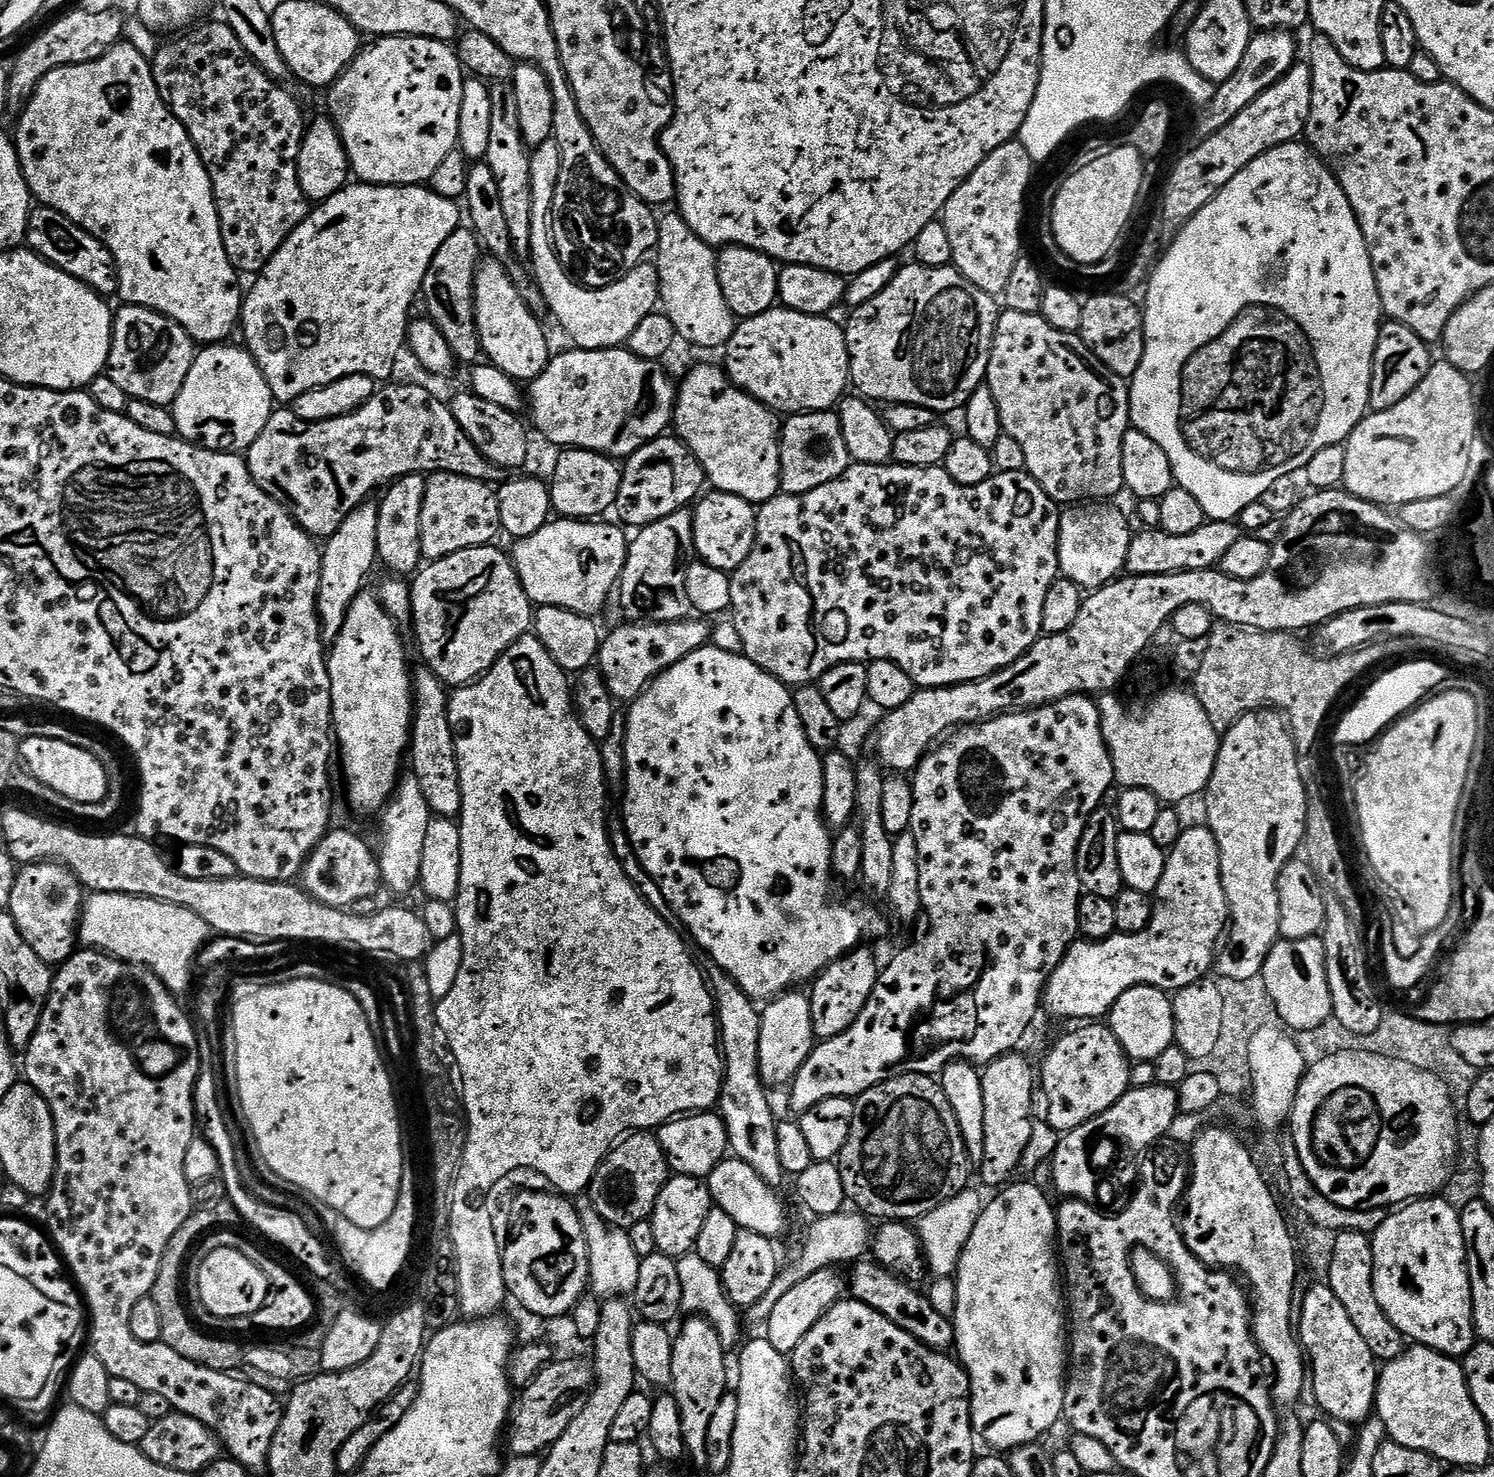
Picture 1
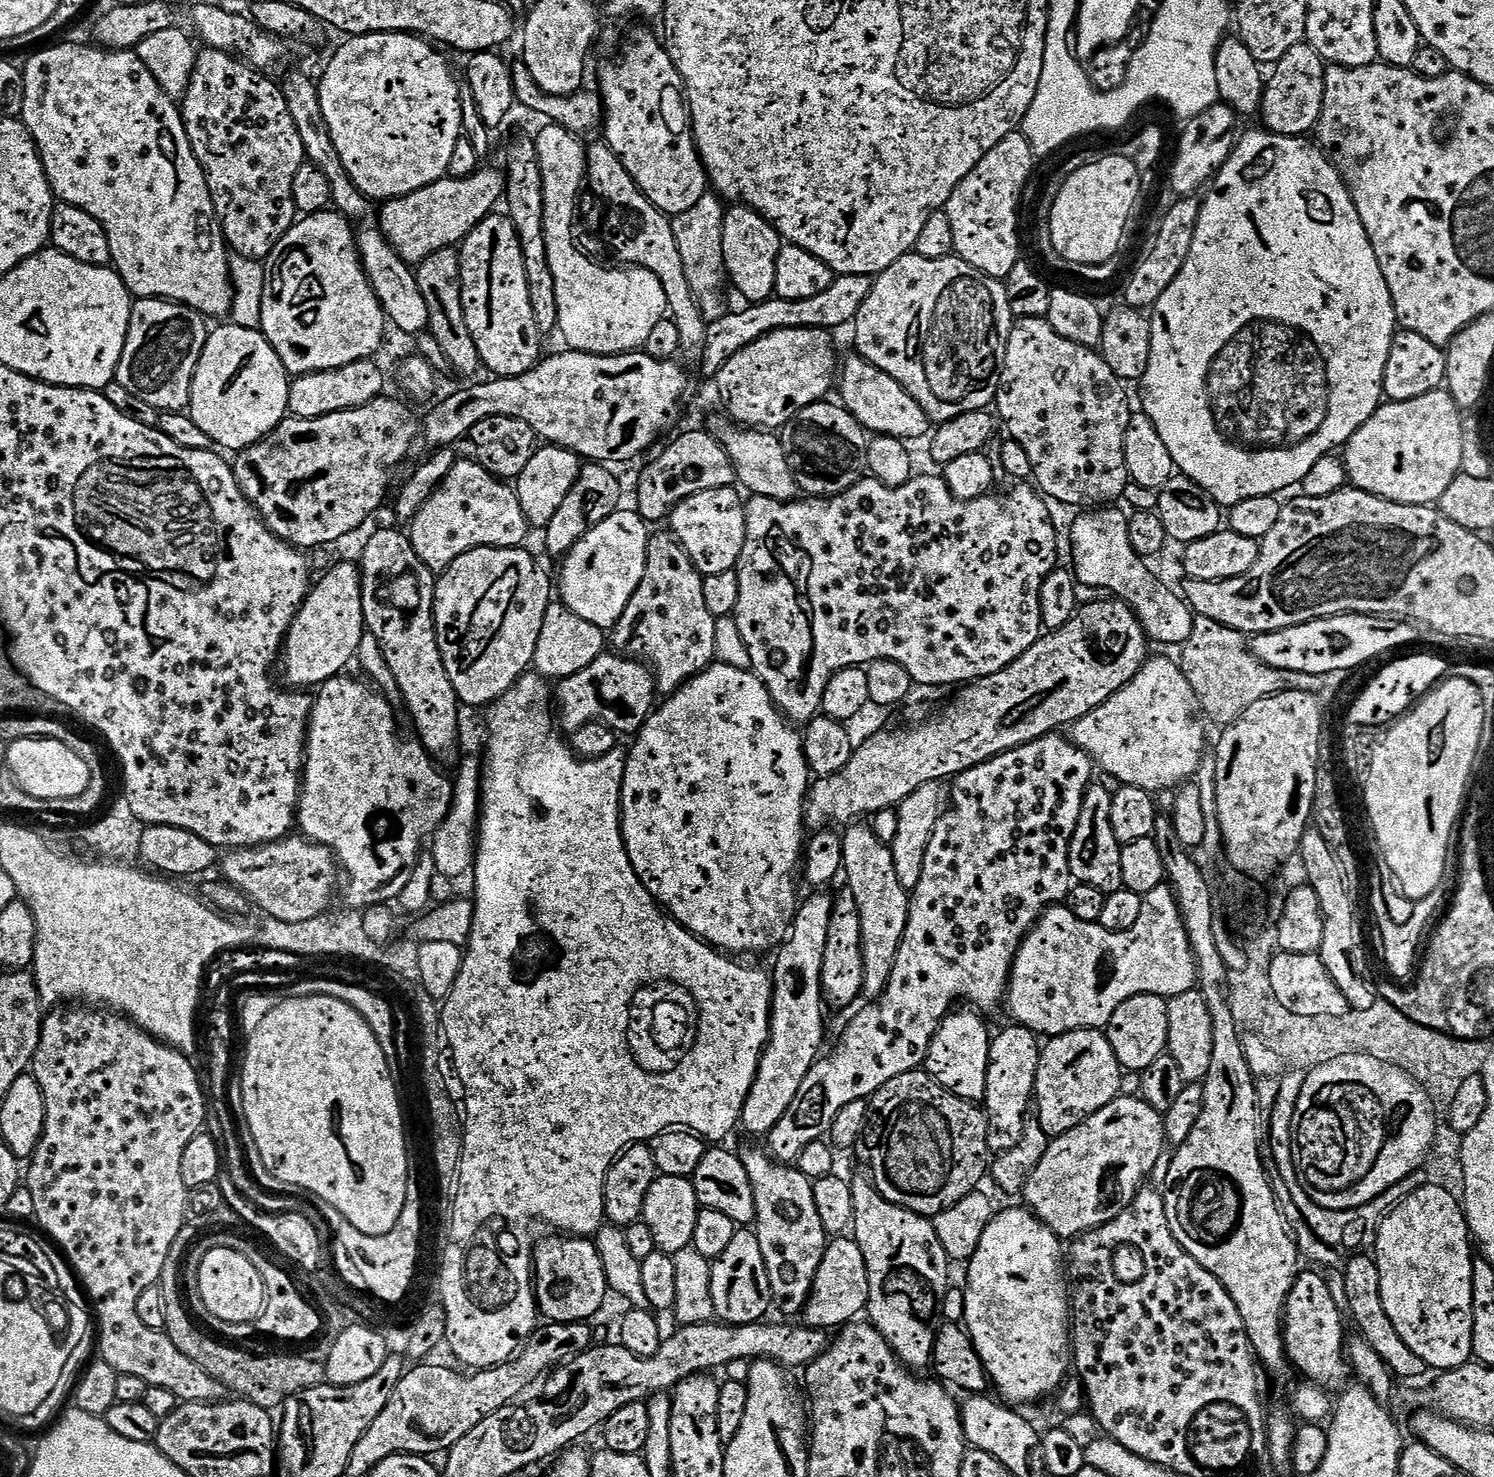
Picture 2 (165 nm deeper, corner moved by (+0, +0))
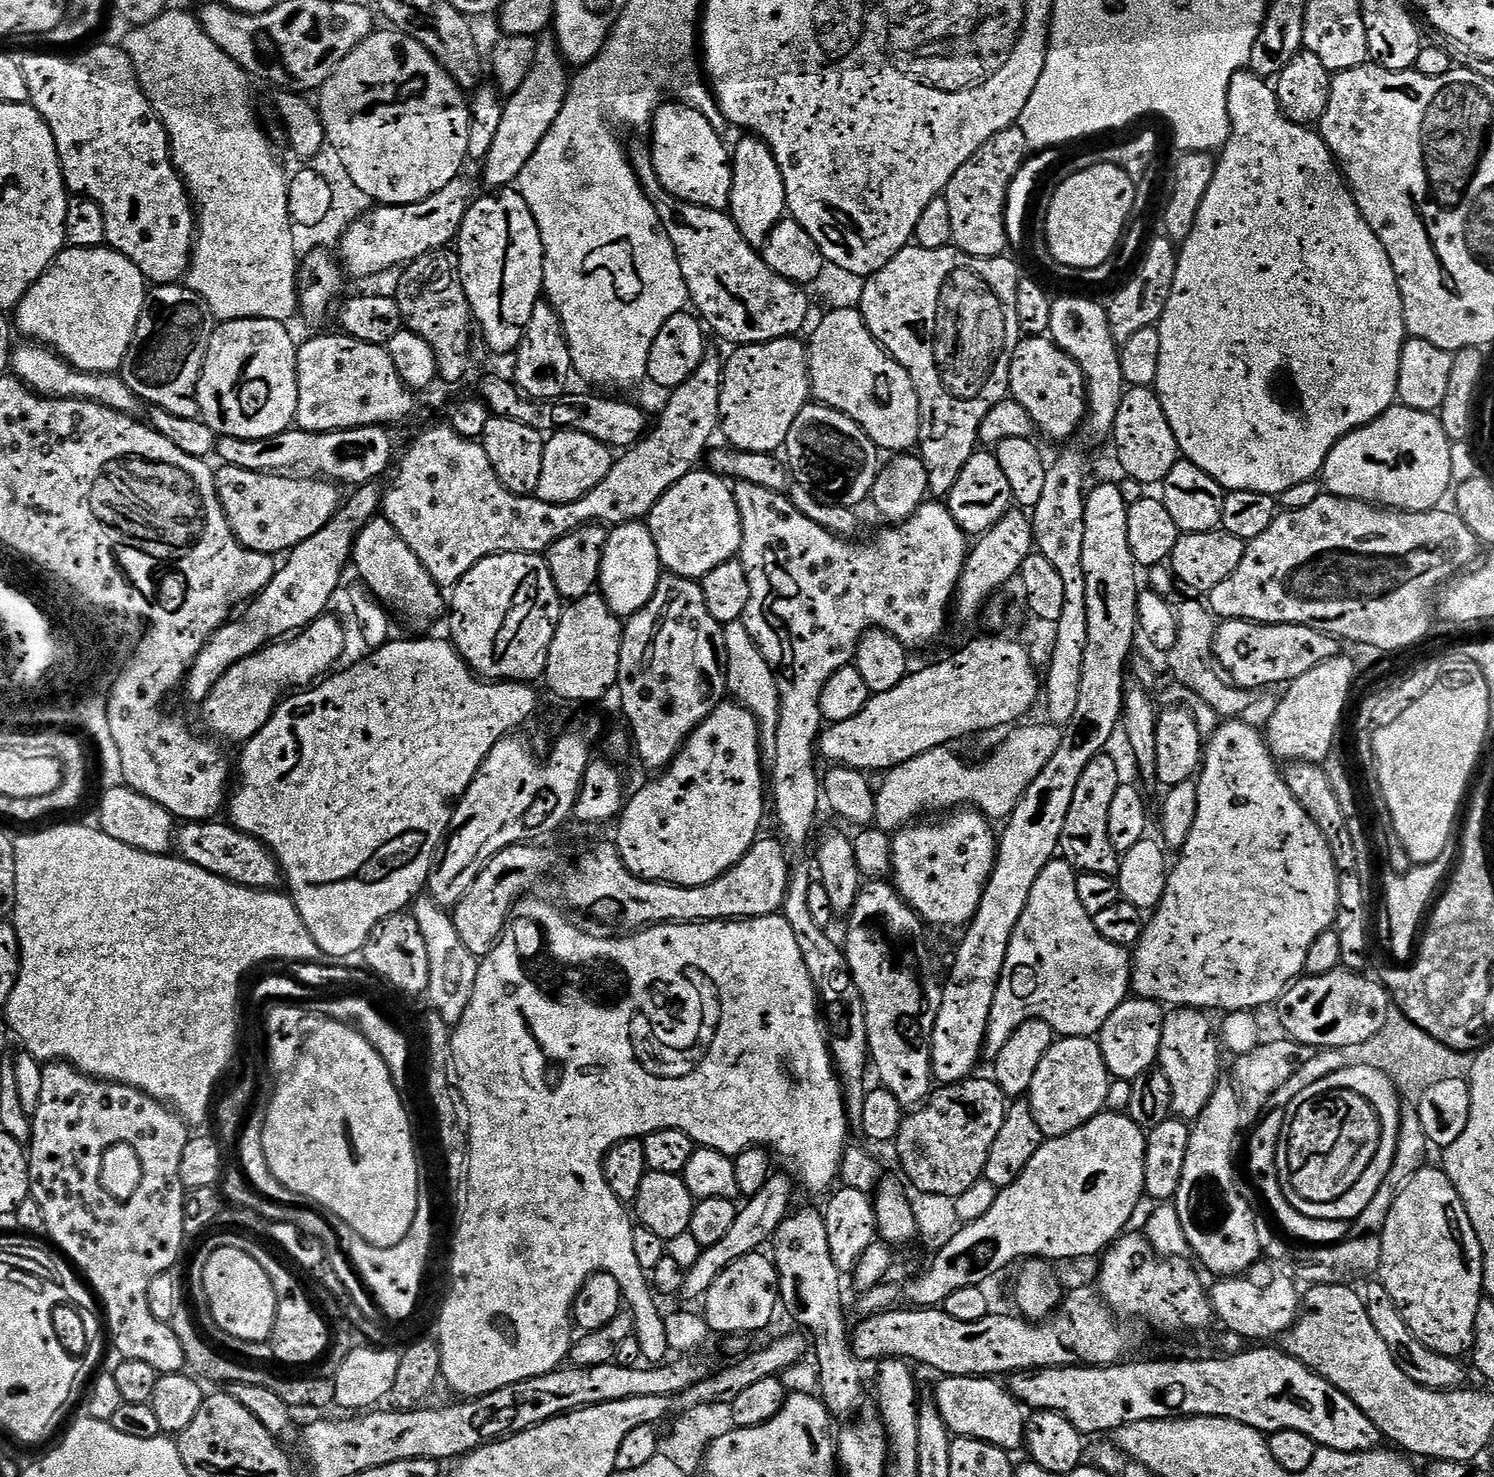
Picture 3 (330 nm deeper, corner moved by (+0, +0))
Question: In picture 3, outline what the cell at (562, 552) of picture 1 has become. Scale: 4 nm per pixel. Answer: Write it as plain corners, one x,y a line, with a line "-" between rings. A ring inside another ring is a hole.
635,520
629,524
618,524
607,533
598,588
615,616
627,618
642,610
642,606
654,598
661,575
658,546
654,546
647,523

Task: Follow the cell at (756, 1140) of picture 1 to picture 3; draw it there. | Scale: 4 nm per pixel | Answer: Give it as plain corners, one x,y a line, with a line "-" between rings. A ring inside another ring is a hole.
816,1209
793,1211
787,1219
780,1224
772,1247
773,1264
779,1274
780,1304
787,1314
804,1329
812,1332
814,1352
816,1348
816,1362
820,1374
820,1397
827,1406
829,1413
836,1418
846,1416
854,1411
862,1402
864,1394
864,1380
862,1378
863,1365
853,1354
851,1339
846,1326
846,1318
842,1310
842,1279
843,1273
837,1267
830,1254
829,1239
826,1235
826,1226
823,1215

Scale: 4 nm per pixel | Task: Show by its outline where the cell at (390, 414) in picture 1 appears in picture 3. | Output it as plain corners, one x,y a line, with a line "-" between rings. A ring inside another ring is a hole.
224,464
221,469
216,472
216,489
218,498
222,502
222,510
230,522
230,530
242,546
255,552
290,553
292,548
314,537
318,531
322,530
342,505
342,496
340,498
339,492
341,489
332,482
305,482
303,479
289,478
284,474
242,470
238,466
229,464

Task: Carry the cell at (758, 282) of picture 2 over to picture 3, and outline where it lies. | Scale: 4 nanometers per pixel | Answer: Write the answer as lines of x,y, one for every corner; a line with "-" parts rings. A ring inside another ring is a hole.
756,134
741,136
744,137
737,142
736,148
734,144
734,151
731,153
732,185
726,211
749,246
760,250
770,238
774,226
778,226
778,222
785,219
788,212
786,186
768,143

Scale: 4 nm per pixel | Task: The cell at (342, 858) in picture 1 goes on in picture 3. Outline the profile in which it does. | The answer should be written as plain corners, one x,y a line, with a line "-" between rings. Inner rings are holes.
213,818
203,822
181,823
174,841
175,851
191,864
202,866
202,870
218,874
218,878
226,878
247,888
275,889
276,883
281,883
282,869
272,850
258,838
238,831
231,823
219,824
220,822

